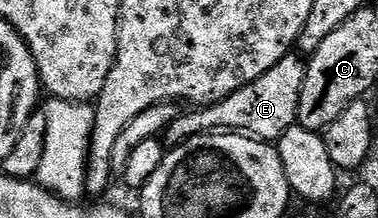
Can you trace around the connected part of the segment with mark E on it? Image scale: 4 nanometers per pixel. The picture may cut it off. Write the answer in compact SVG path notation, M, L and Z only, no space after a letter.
M290 53L282 57L282 61L278 61L278 65L270 69L270 73L262 73L258 81L250 81L250 85L240 87L234 93L230 93L230 97L217 103L188 109L192 111L186 112L185 115L184 112L177 114L166 132L167 142L179 145L196 135L213 133L247 133L254 139L279 141L286 129L297 126L302 87L307 73L307 62L299 54Z

